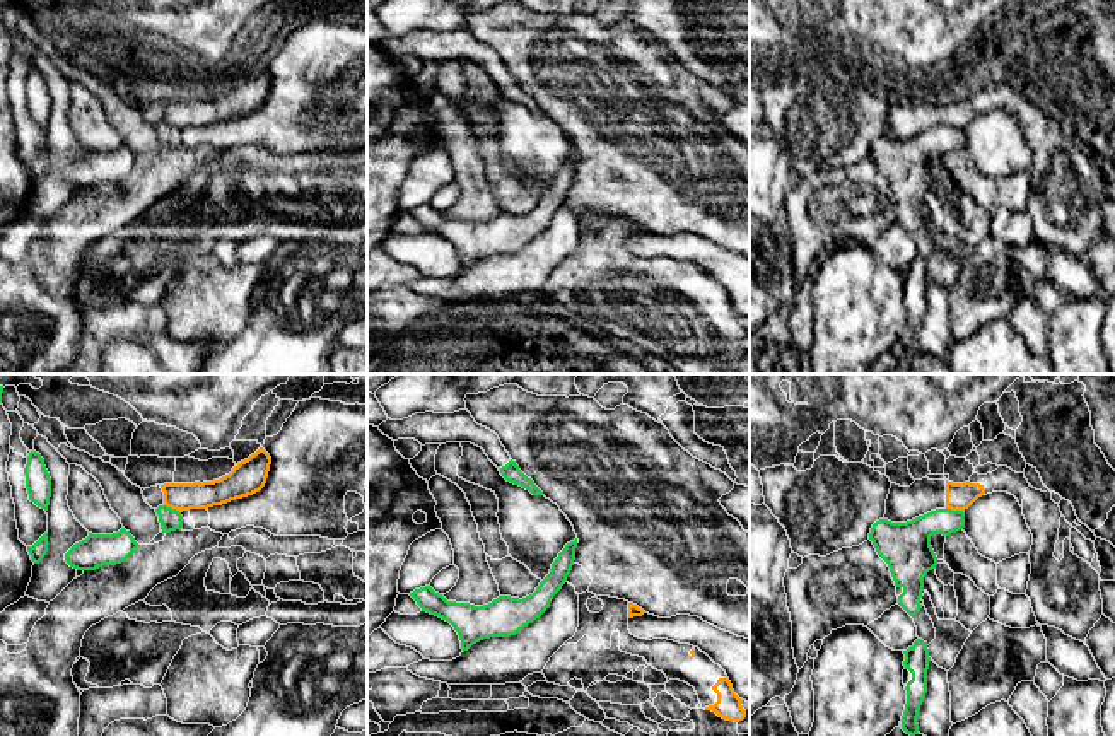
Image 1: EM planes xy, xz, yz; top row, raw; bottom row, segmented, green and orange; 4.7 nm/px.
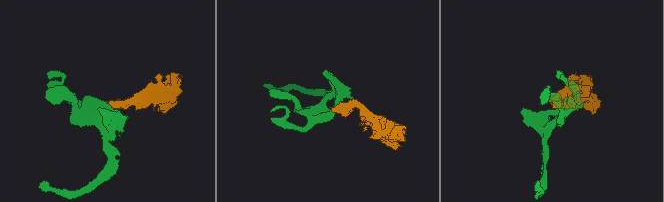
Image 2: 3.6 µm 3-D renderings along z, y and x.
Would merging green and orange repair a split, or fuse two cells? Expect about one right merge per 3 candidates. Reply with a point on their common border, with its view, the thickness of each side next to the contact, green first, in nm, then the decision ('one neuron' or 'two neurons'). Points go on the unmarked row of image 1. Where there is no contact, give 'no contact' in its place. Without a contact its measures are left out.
xy (173, 127) | 110/130 nm | two neurons

